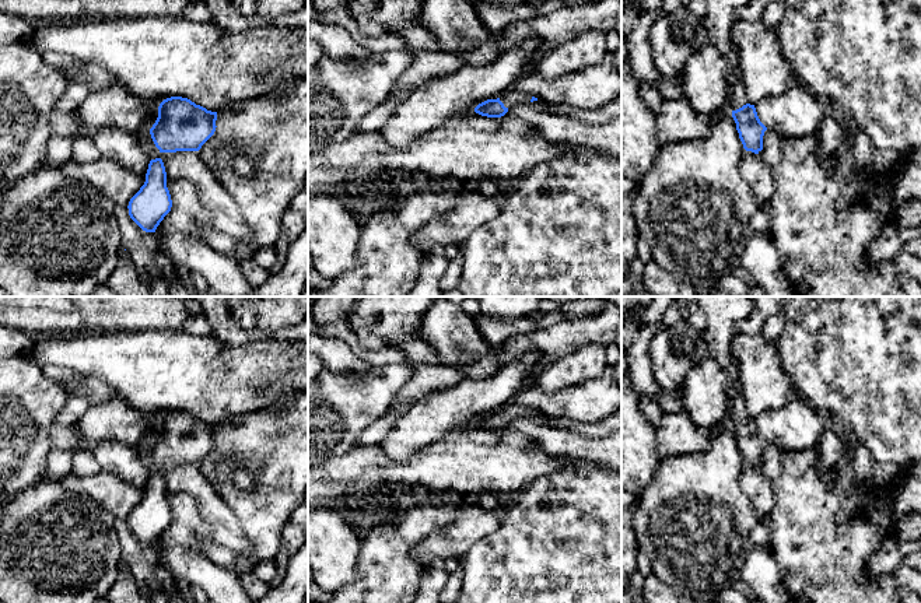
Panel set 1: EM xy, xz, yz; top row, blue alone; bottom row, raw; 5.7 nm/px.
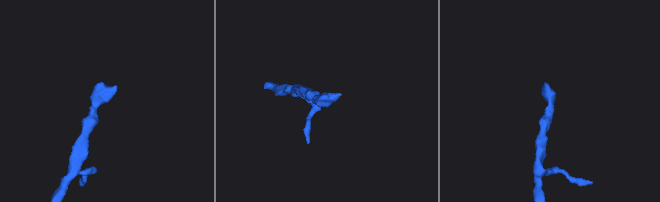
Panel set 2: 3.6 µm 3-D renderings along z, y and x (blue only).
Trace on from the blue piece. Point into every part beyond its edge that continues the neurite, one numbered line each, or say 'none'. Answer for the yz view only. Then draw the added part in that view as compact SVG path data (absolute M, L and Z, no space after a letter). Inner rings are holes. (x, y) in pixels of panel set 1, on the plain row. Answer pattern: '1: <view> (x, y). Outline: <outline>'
1: yz (736, 410). Outline: M736 362L729 369L731 386L729 386L729 404L728 404L728 420L736 424L747 417L742 386L738 381Z

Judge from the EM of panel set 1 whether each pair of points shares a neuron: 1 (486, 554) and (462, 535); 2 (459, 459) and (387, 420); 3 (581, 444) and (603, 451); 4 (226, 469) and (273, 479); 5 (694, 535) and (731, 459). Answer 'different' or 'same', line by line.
1: different
2: different
3: same
4: different
5: same

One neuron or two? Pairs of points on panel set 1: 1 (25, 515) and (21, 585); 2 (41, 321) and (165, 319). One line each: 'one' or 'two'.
1: one
2: one

